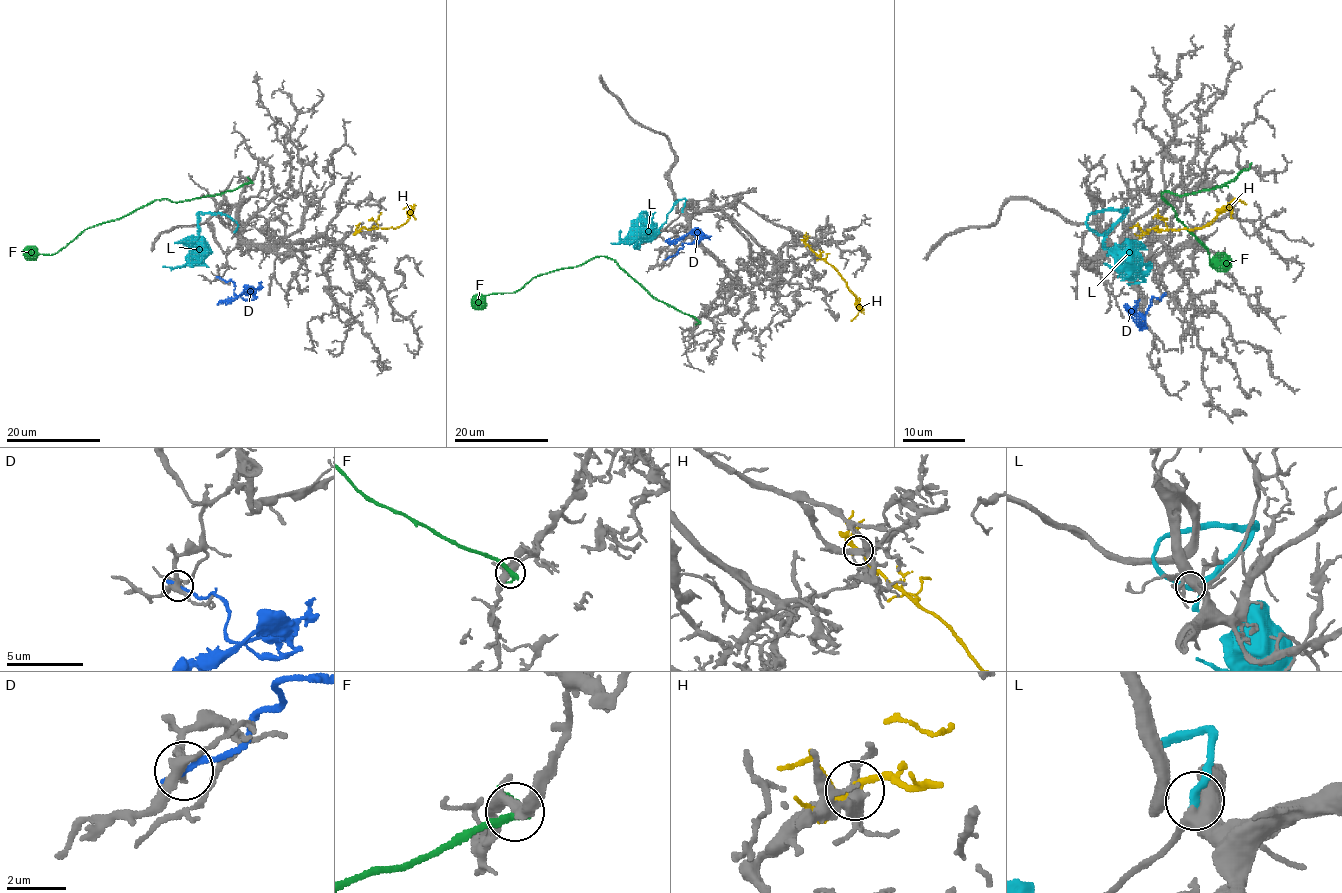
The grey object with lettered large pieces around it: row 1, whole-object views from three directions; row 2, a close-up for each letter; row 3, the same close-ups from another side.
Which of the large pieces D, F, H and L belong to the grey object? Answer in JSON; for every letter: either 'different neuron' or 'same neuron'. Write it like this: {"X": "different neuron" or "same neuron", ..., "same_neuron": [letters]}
{"D": "different neuron", "F": "different neuron", "H": "different neuron", "L": "same neuron", "same_neuron": ["L"]}

